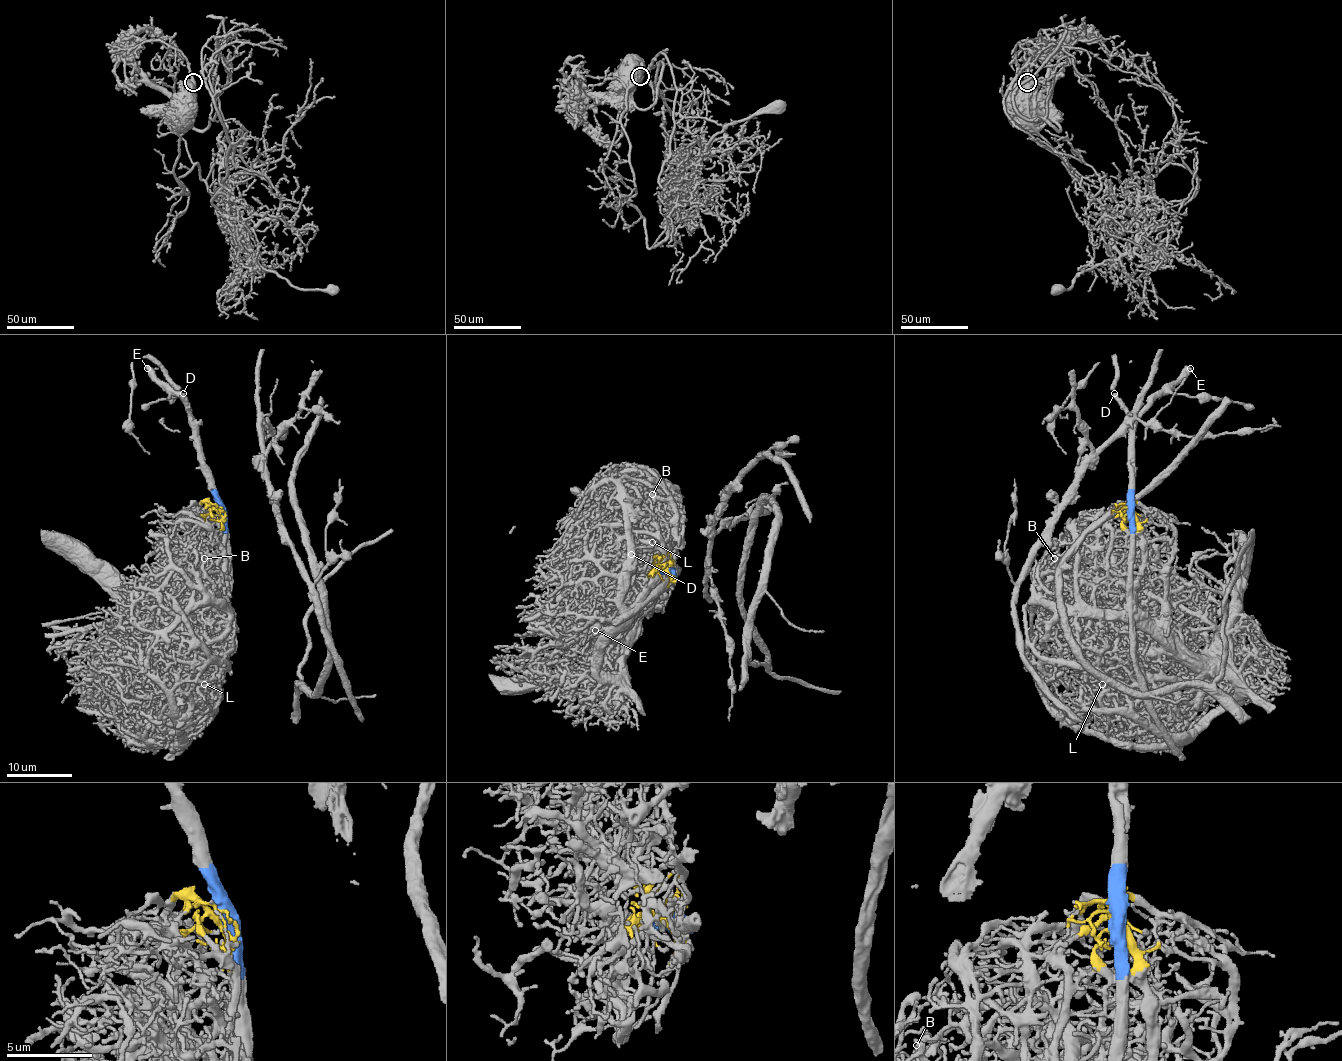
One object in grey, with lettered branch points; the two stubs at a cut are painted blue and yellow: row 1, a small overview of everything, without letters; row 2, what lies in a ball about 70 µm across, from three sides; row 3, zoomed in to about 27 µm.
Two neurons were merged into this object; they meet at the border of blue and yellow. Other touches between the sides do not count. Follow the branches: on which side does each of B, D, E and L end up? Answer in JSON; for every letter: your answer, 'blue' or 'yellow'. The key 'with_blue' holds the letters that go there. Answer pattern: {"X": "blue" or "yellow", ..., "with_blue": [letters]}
{"B": "yellow", "D": "blue", "E": "blue", "L": "yellow", "with_blue": ["D", "E"]}

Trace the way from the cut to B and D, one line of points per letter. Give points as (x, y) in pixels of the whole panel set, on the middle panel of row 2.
B: (666, 571), (671, 550), (661, 527), (661, 501), (652, 495)
D: (668, 571), (645, 571), (630, 553)

